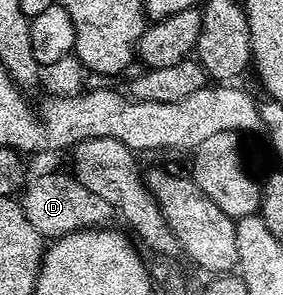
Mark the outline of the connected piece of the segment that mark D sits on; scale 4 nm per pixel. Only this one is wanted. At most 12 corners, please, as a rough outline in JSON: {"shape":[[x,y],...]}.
{"shape":[[43,173],[21,193],[45,239],[106,226],[113,210],[74,176]]}

